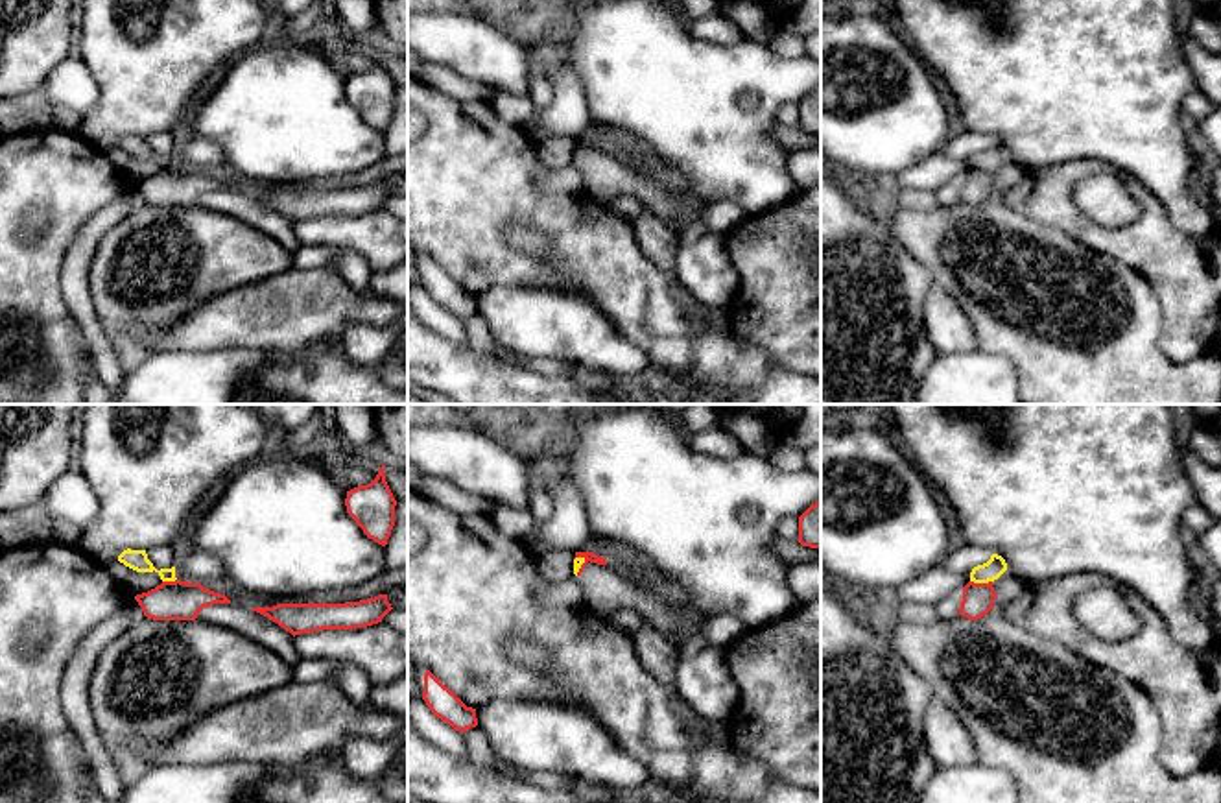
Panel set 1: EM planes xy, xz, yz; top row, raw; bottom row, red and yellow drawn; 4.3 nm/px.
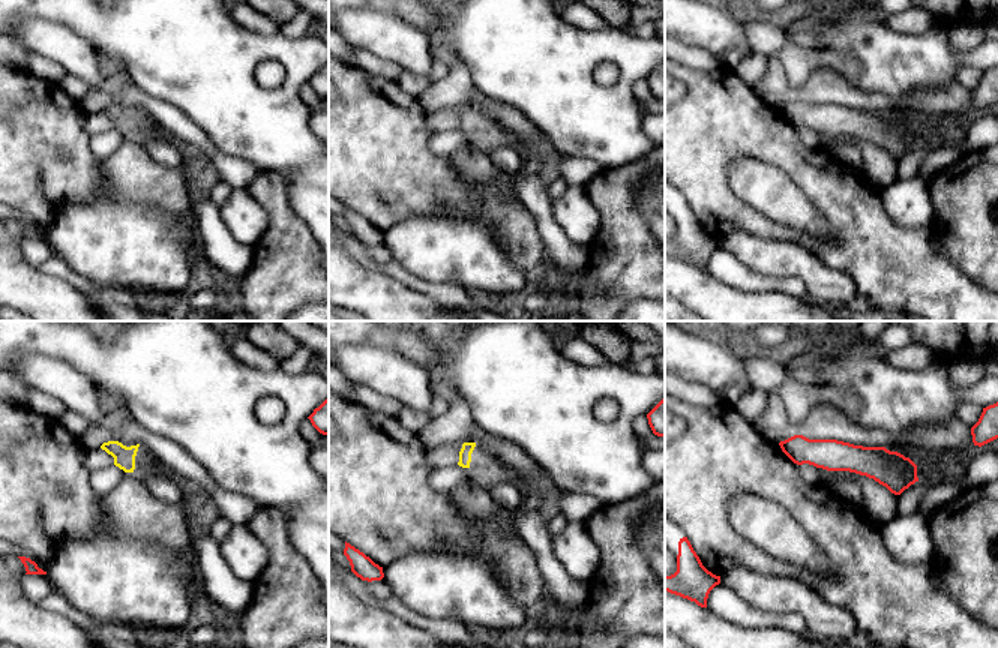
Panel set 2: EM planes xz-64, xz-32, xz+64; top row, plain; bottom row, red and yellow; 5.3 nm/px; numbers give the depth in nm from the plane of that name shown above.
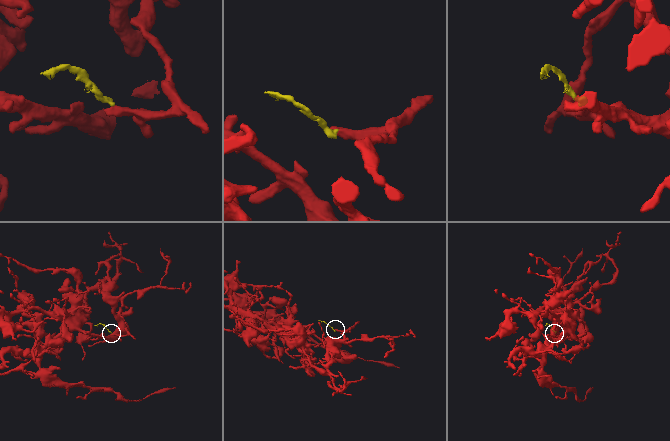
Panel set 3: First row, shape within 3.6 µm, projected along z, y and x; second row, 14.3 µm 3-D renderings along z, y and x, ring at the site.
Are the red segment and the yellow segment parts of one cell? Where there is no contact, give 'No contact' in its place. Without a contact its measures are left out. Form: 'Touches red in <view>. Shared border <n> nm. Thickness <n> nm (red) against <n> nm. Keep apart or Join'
Touches red in yz. Shared border 100 nm. Thickness 140 nm (red) against 90 nm. Keep apart

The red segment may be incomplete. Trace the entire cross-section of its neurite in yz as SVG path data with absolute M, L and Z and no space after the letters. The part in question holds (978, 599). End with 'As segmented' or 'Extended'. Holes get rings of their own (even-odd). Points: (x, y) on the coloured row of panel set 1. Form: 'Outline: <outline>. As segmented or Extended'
Outline: M968 581L963 587L963 602L959 607L959 615L970 620L978 620L992 609L994 600L996 600L996 593L992 581L989 583Z. As segmented

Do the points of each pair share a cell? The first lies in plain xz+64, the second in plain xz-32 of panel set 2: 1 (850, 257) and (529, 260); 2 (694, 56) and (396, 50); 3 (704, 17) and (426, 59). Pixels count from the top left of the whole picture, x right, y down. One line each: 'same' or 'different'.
1: same
2: different
3: same

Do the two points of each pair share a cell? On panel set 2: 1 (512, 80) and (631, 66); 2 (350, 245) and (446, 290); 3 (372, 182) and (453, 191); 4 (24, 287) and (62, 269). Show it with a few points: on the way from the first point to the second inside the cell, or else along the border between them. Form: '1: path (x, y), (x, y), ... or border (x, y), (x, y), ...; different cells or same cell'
1: path (542, 63), (551, 63), (571, 54), (601, 54); same cell
2: path (374, 266), (395, 269), (410, 281), (422, 285); same cell
3: path (392, 182), (434, 182); same cell
4: border (36, 267), (65, 279), (81, 293); different cells

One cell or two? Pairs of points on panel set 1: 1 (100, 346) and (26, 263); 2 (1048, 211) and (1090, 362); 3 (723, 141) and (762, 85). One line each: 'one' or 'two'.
1: two
2: two
3: one

